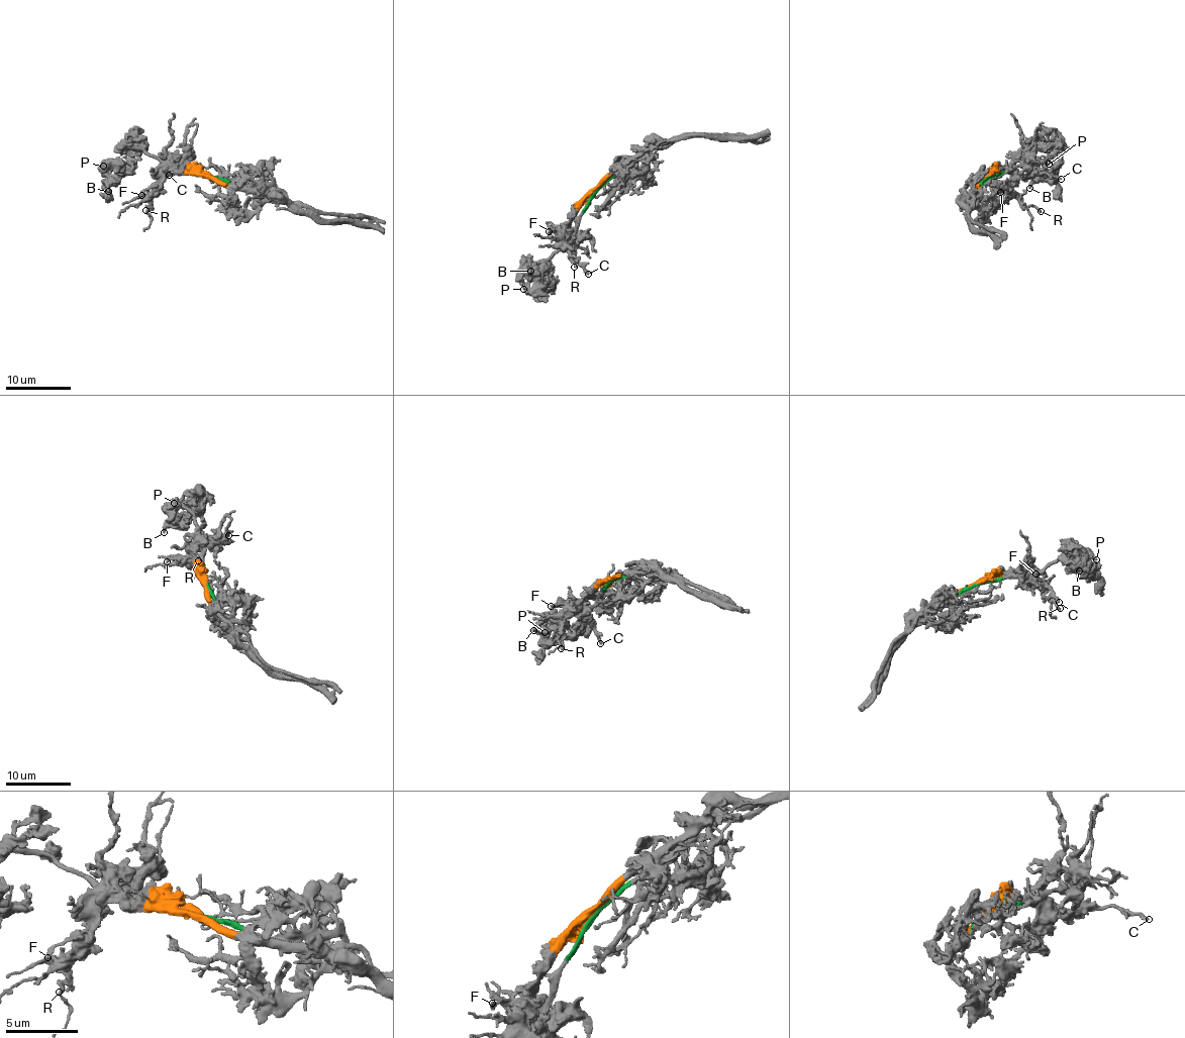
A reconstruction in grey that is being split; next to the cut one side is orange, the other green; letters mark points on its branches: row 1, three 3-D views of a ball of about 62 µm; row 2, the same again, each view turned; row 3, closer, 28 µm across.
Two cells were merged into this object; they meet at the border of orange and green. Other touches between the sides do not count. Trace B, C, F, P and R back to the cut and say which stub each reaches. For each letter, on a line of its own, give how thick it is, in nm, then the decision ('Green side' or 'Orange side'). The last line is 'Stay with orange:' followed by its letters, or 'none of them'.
B: Thickness 280 nm. Green side
C: Thickness 240 nm. Orange side
F: Thickness 240 nm. Orange side
P: Thickness 110 nm. Green side
R: Thickness 170 nm. Orange side
Stay with orange: C, F, R

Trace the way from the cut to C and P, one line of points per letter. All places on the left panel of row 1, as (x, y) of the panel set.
C: (207, 176), (192, 171), (169, 170), (159, 175), (162, 172), (169, 176)
P: (207, 176), (185, 167), (165, 165), (143, 147), (128, 171), (115, 170), (106, 164), (103, 167)

